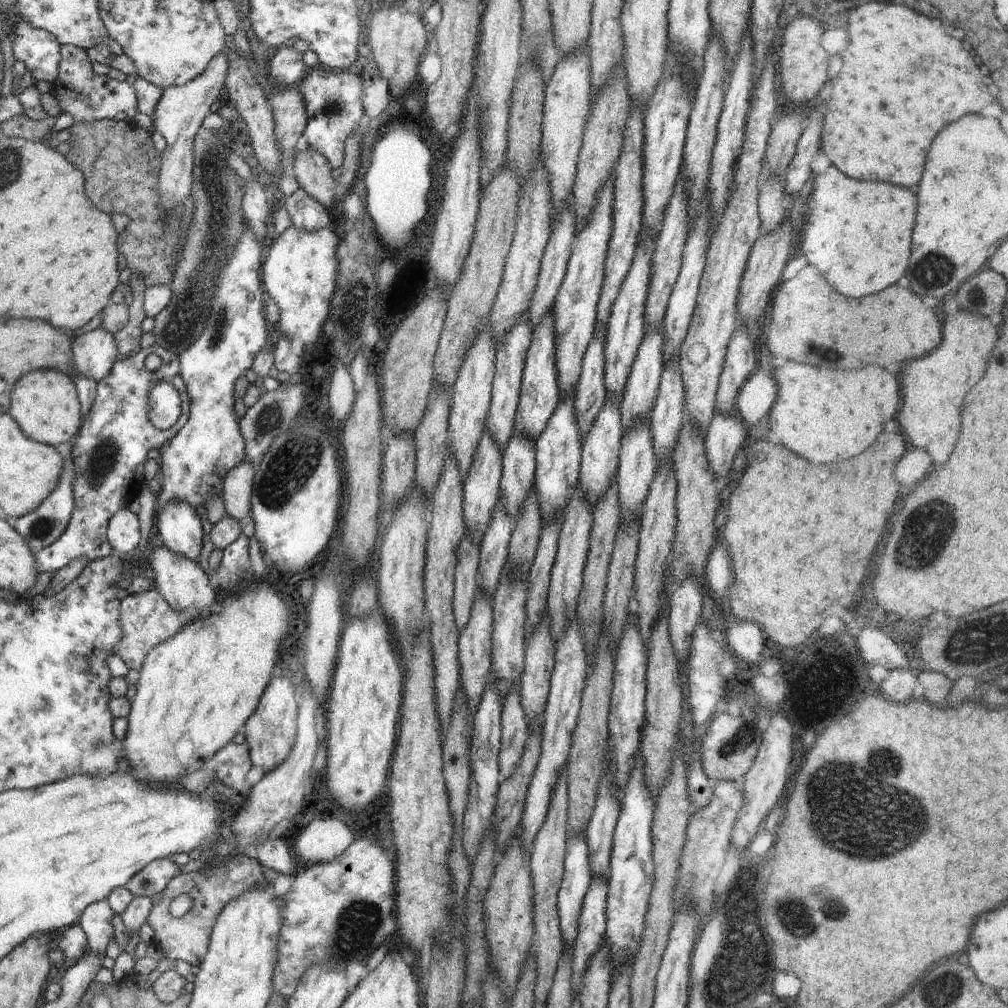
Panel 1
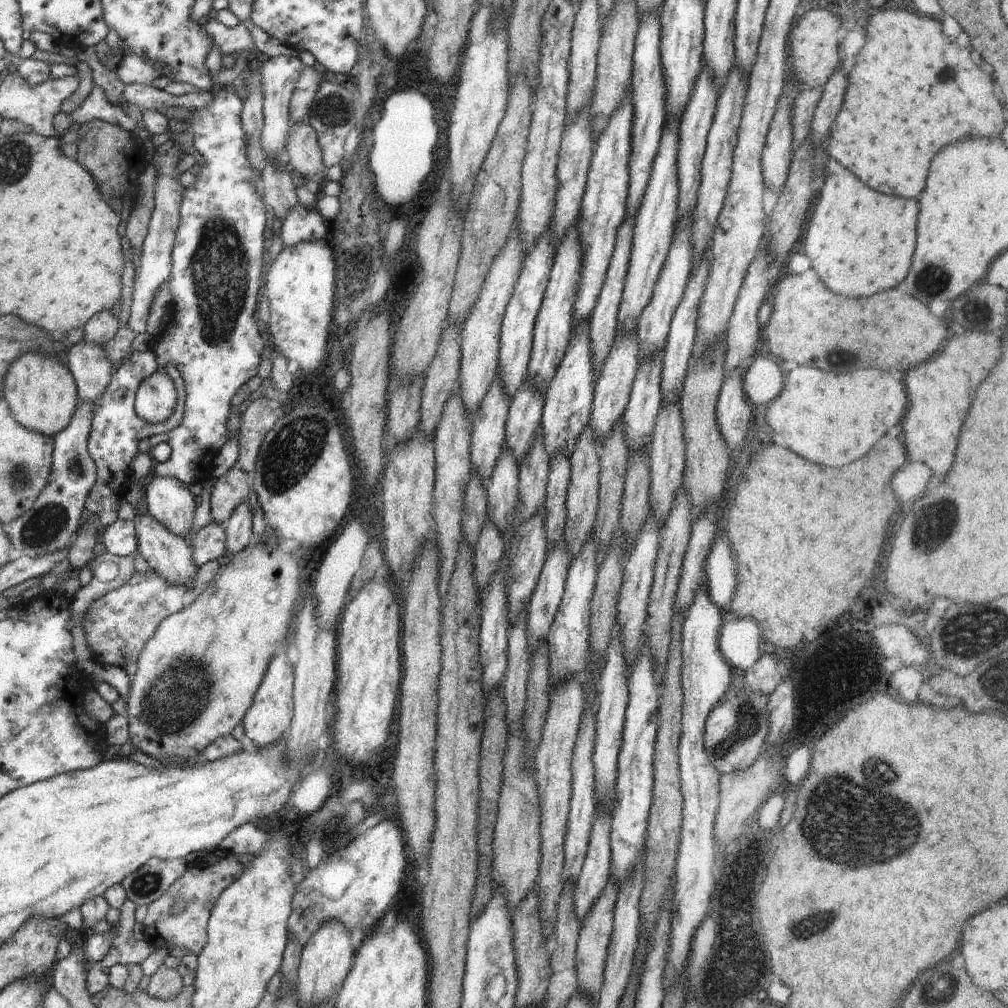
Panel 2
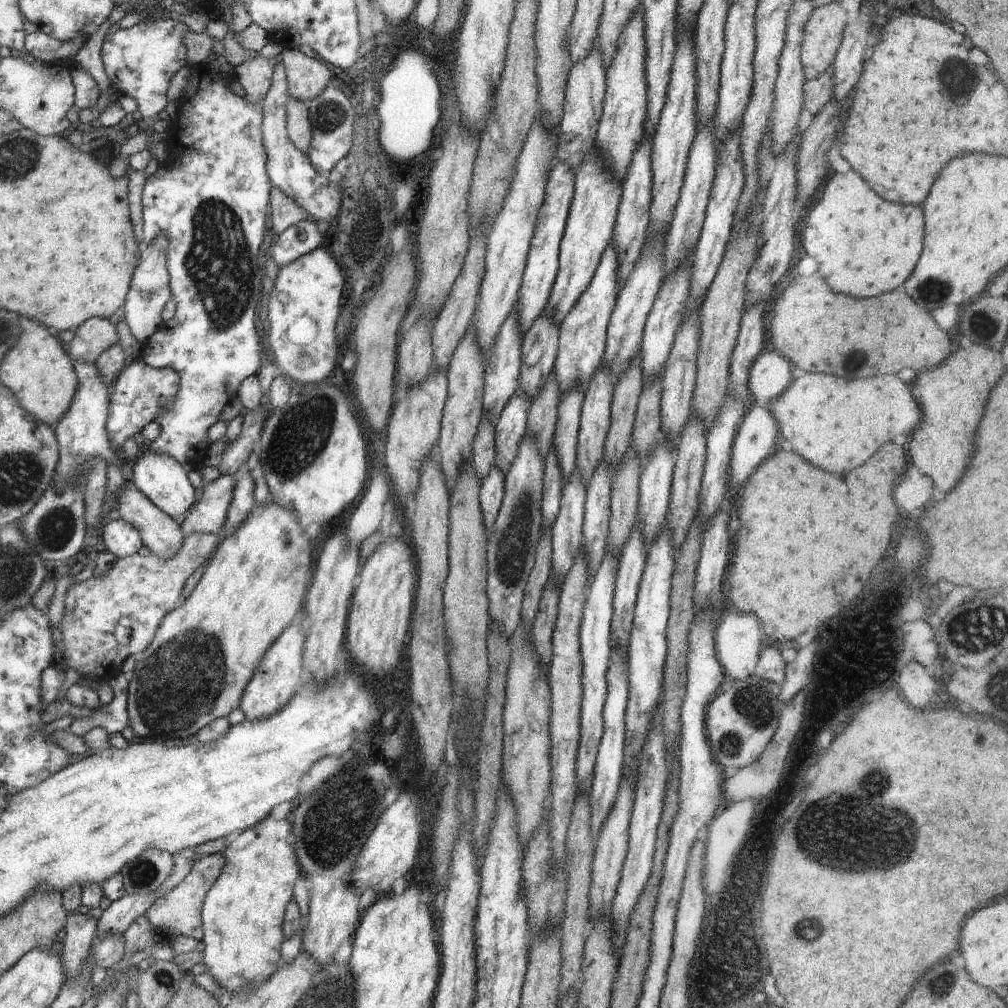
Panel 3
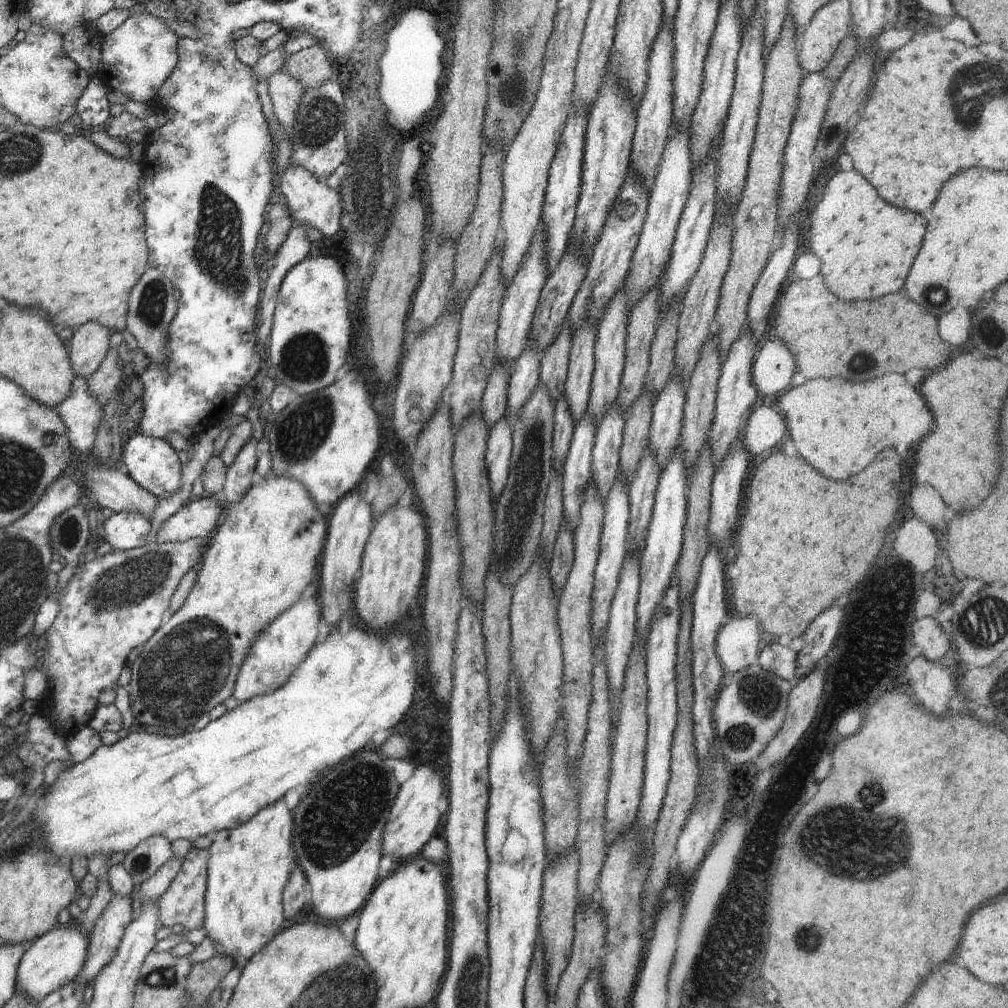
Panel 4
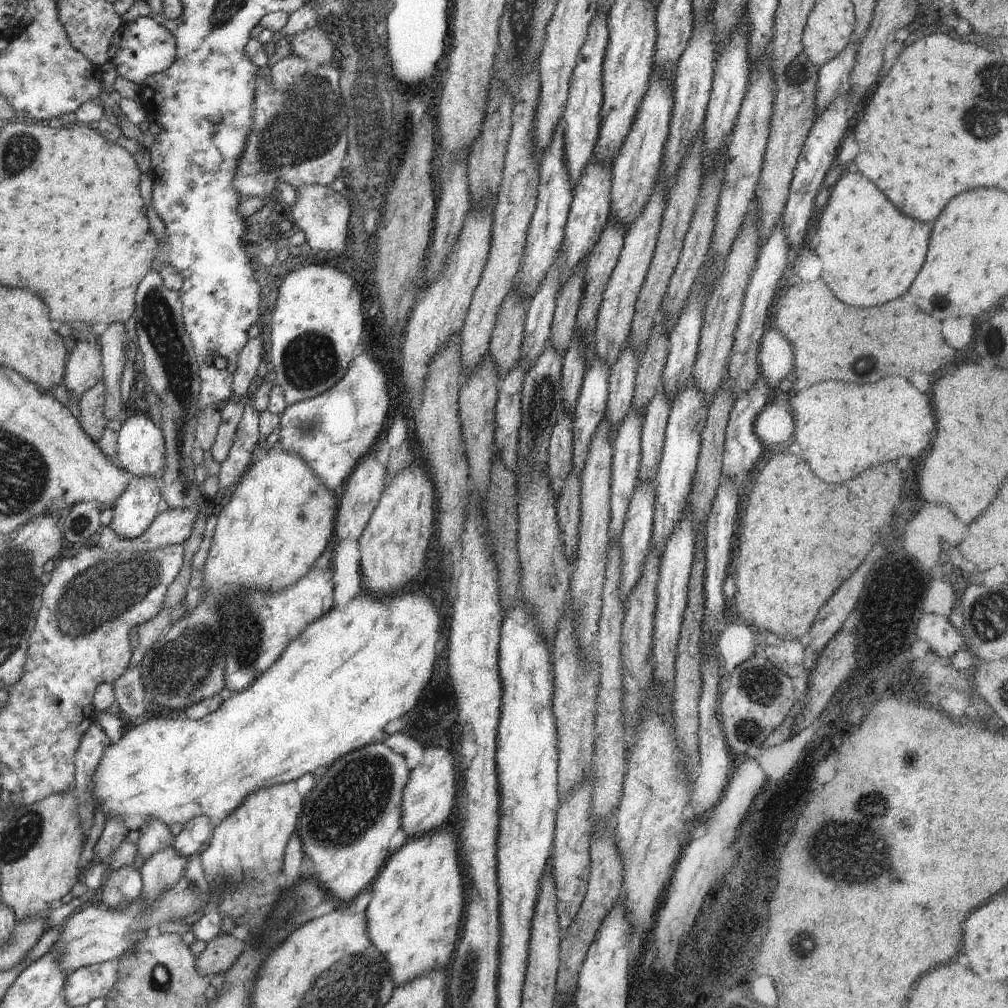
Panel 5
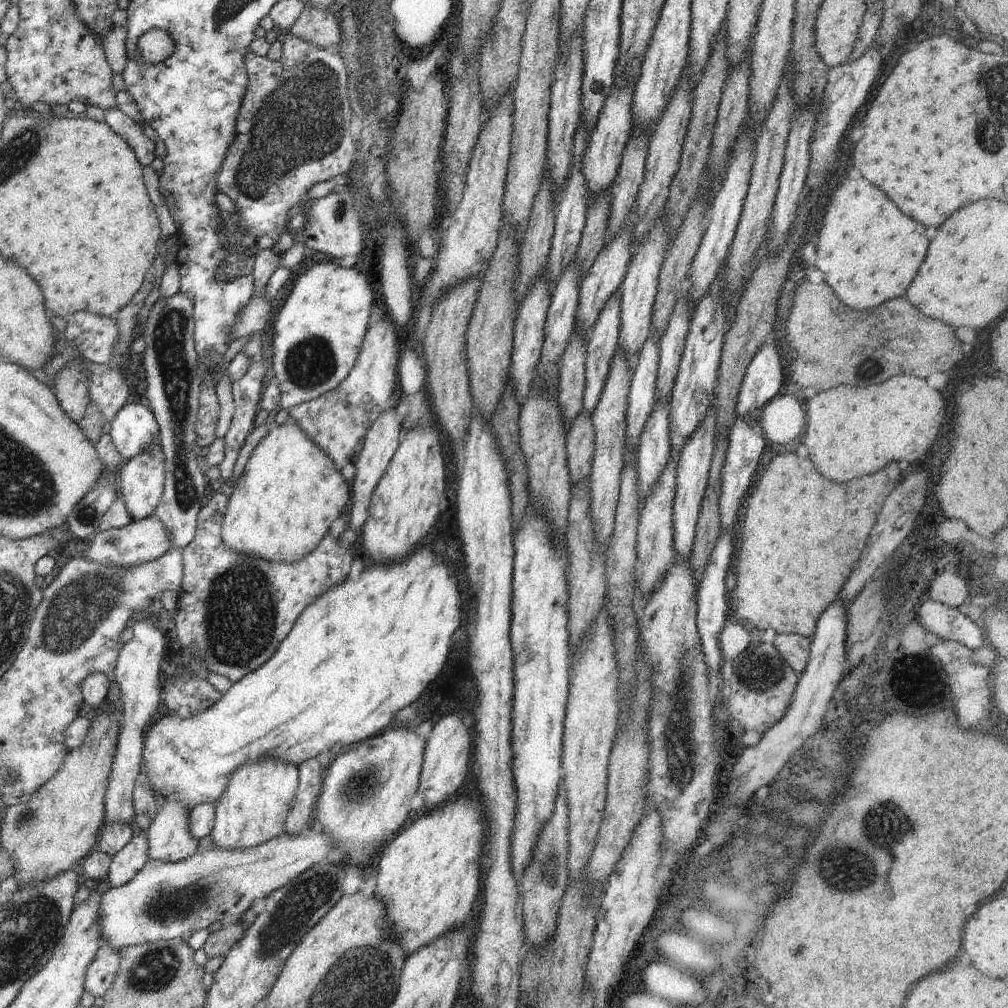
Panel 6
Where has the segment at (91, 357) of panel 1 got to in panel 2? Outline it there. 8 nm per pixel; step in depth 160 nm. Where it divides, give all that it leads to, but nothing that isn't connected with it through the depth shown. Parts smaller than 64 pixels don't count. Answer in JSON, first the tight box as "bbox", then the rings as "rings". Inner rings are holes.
{"bbox":[68,341,112,402],"rings":[[[80,341],[68,345],[68,369],[74,377],[78,396],[93,402],[106,390],[112,378],[112,362],[102,345]]]}

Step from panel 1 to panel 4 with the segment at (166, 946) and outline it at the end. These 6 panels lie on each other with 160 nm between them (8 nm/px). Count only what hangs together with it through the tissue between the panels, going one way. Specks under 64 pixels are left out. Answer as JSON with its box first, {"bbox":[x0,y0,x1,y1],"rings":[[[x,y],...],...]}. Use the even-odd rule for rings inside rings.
{"bbox":[157,847,209,932],"rings":[[[192,847],[186,858],[183,859],[175,879],[171,882],[168,890],[157,900],[158,920],[162,926],[184,932],[204,926],[208,859],[209,850],[196,847]]]}

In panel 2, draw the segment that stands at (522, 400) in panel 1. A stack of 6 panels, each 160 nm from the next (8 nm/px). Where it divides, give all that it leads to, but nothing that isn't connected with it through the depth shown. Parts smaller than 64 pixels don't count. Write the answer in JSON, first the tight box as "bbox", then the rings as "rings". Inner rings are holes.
{"bbox":[525,224,580,396],"rings":[[[577,224],[567,230],[559,243],[555,262],[550,271],[550,278],[538,311],[533,330],[533,345],[528,363],[525,382],[535,385],[535,388],[545,396],[550,381],[554,378],[558,365],[566,352],[573,332],[572,319],[575,298],[578,292],[580,245],[577,239]]]}

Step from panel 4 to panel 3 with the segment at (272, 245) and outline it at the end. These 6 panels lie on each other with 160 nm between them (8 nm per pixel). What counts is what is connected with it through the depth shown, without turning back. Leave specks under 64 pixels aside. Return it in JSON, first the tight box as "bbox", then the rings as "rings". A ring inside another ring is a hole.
{"bbox":[269,187,309,234],"rings":[[[270,187],[269,197],[270,220],[274,234],[284,232],[290,225],[308,218],[309,214],[278,187]]]}

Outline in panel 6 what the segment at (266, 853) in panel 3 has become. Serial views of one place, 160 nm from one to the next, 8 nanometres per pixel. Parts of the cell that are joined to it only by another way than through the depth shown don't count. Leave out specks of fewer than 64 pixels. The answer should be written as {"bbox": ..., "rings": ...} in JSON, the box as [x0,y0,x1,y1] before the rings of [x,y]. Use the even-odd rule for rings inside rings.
{"bbox":[210,759,299,850],"rings":[[[269,759],[243,765],[228,782],[225,793],[215,806],[215,821],[210,836],[220,849],[244,850],[279,837],[285,832],[289,804],[295,799],[299,785],[299,769],[280,759]]]}

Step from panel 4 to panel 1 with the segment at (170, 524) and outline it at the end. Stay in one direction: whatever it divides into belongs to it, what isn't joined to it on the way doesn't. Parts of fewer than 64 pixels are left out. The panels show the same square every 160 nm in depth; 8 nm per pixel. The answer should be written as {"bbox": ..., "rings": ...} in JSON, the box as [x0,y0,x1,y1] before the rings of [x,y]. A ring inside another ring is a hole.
{"bbox":[223,461,255,520],"rings":[[[248,461],[230,469],[223,482],[223,503],[228,516],[244,520],[251,514],[251,494],[255,467]]]}

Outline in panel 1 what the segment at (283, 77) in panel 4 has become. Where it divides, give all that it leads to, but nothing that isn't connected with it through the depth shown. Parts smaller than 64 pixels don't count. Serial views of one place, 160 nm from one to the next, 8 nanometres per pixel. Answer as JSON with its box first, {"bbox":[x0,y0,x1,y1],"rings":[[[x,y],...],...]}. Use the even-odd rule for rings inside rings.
{"bbox":[292,146,337,210],"rings":[[[310,146],[304,150],[304,152],[297,153],[292,152],[293,155],[296,155],[296,161],[293,168],[293,175],[296,177],[296,180],[299,182],[300,188],[304,189],[312,198],[315,198],[320,204],[323,204],[327,210],[331,209],[336,201],[337,197],[335,195],[334,181],[332,177],[331,166],[327,161],[327,158],[322,156],[319,152],[316,152]]]}

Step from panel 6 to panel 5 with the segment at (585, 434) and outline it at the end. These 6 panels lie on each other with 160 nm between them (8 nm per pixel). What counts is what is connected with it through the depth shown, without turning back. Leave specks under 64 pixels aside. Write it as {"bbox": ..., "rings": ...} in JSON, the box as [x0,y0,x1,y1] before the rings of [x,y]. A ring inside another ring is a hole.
{"bbox":[556,471,581,564],"rings":[[[573,471],[570,472],[556,502],[559,531],[563,540],[563,553],[570,564],[577,557],[578,527],[581,515],[580,483],[581,478]]]}

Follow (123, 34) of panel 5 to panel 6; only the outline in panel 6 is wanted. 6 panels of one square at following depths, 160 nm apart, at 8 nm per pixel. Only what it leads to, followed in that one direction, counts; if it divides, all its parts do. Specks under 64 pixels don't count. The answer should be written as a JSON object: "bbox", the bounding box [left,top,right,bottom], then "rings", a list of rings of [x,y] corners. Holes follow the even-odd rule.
{"bbox":[130,29,174,66],"rings":[[[152,29],[140,36],[133,50],[134,58],[130,58],[130,62],[138,66],[154,66],[166,61],[174,49],[174,41],[165,30]]]}

